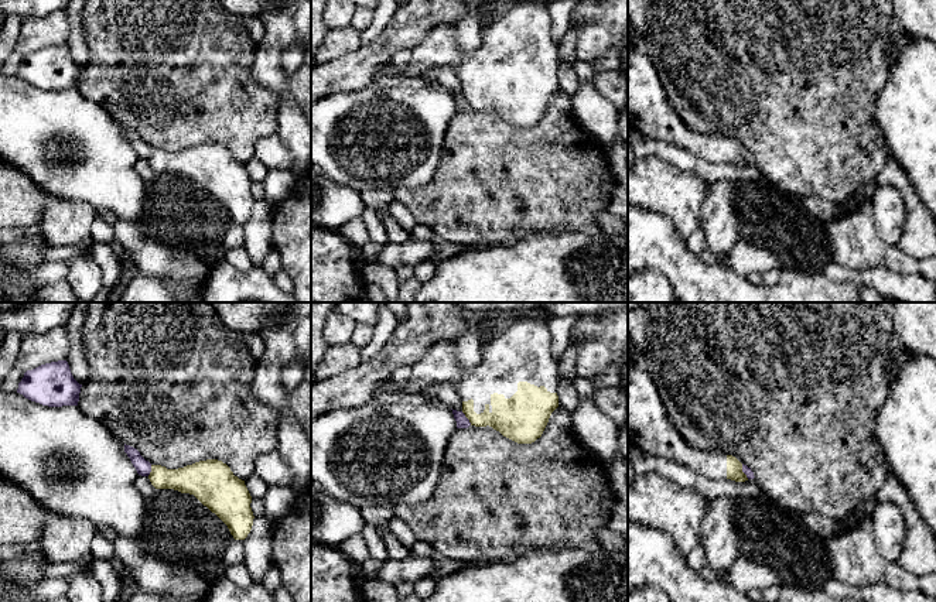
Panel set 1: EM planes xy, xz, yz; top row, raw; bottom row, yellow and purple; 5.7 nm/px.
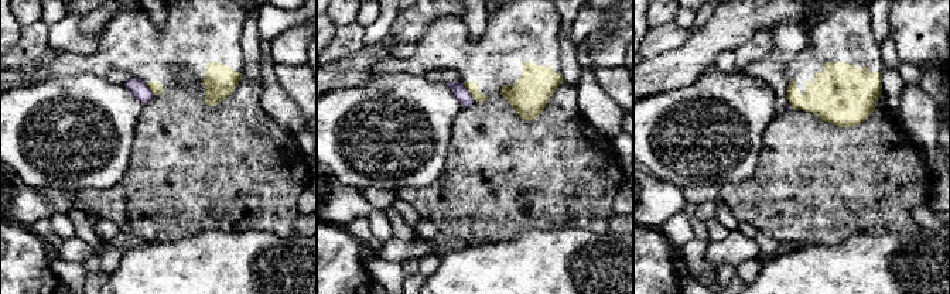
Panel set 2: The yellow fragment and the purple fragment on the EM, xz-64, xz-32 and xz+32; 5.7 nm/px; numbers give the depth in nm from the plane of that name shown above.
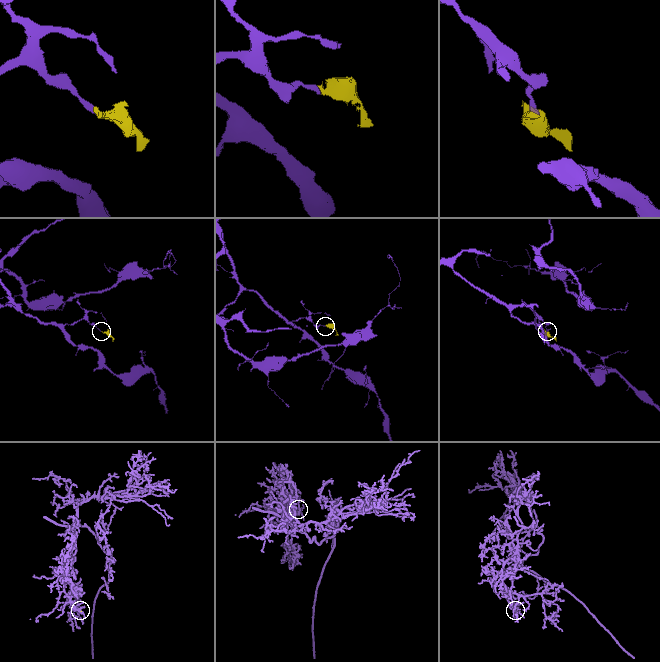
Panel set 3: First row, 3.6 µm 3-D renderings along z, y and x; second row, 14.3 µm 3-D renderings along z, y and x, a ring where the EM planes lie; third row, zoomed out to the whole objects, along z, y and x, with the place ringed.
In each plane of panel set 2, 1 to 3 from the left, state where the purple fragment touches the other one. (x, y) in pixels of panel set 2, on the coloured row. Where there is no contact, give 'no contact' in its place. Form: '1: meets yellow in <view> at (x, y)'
1: meets yellow in xz-64 at (150, 88)
2: meets yellow in xz-32 at (470, 92)
3: meets yellow in xz+32 at (790, 105)

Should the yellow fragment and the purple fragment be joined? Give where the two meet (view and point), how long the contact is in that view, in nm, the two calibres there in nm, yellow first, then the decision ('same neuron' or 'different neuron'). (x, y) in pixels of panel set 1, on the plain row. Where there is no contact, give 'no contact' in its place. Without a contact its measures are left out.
contact xz (467, 101); length 100 nm; calibres 220 and 70 nm; different neuron

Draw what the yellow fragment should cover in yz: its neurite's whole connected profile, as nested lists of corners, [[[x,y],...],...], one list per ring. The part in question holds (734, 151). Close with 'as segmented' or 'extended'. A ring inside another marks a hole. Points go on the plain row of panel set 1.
[[[628,0],[628,126],[711,164],[748,164],[735,140],[700,134],[674,112],[649,58],[646,11],[648,0]]] | extended

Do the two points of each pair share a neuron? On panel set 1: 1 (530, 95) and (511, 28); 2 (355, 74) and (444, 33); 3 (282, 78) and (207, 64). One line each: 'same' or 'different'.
1: same
2: different
3: different

